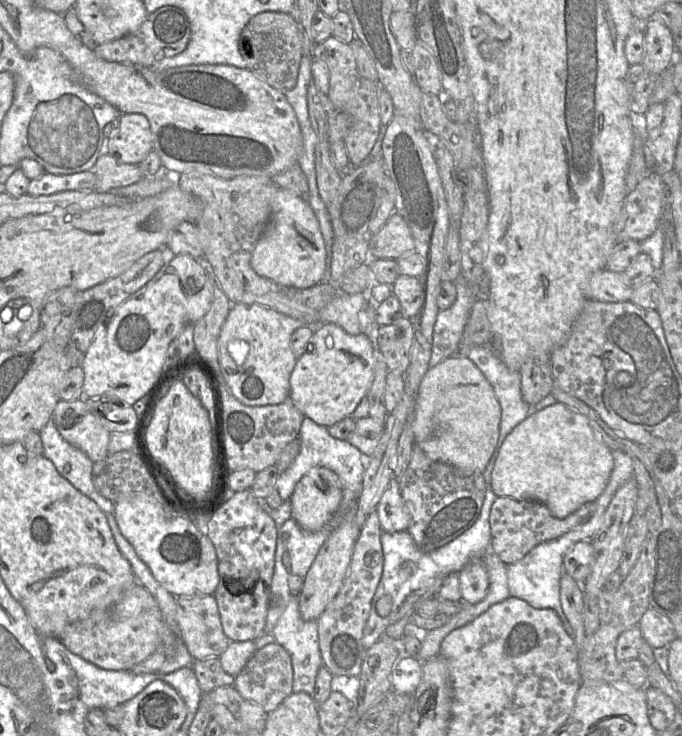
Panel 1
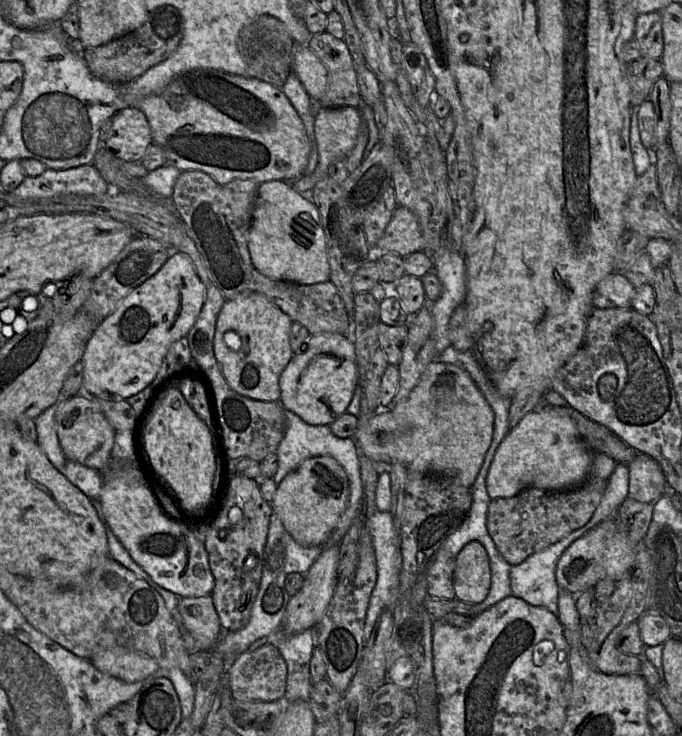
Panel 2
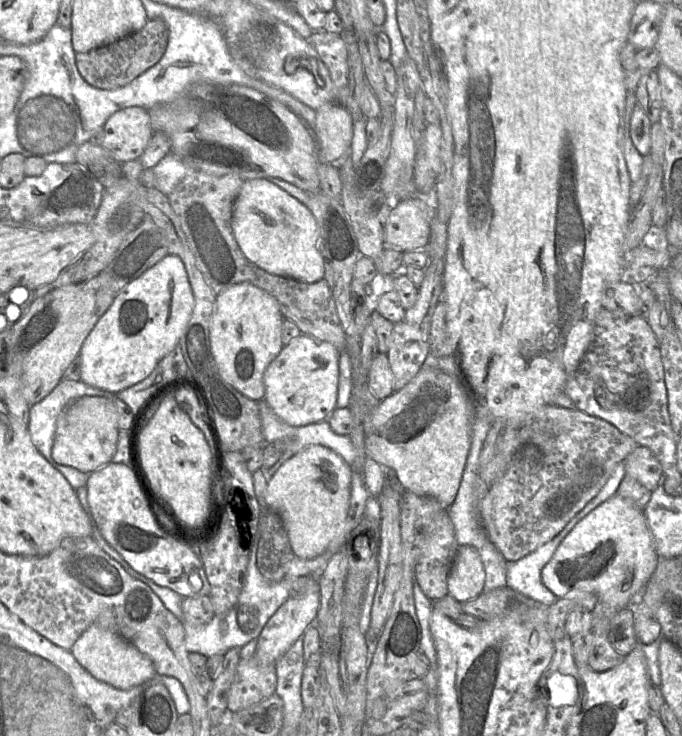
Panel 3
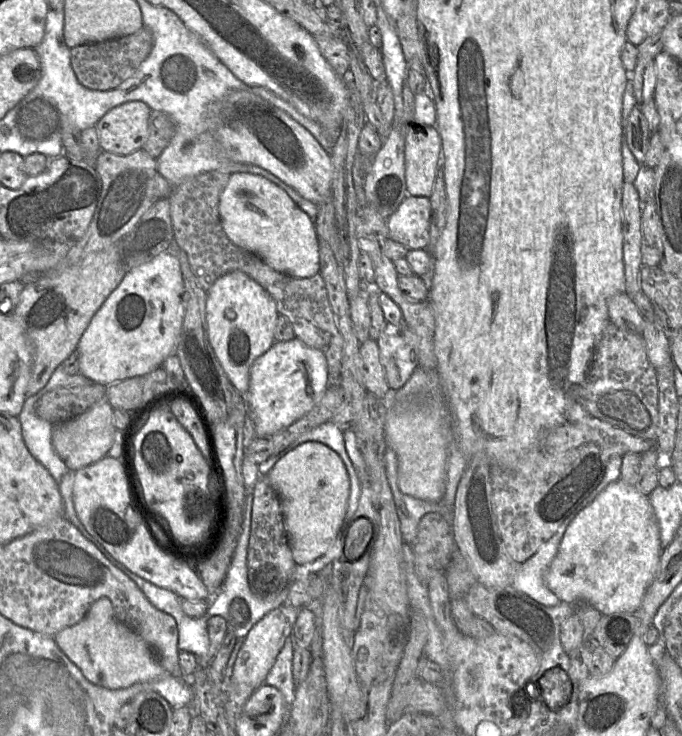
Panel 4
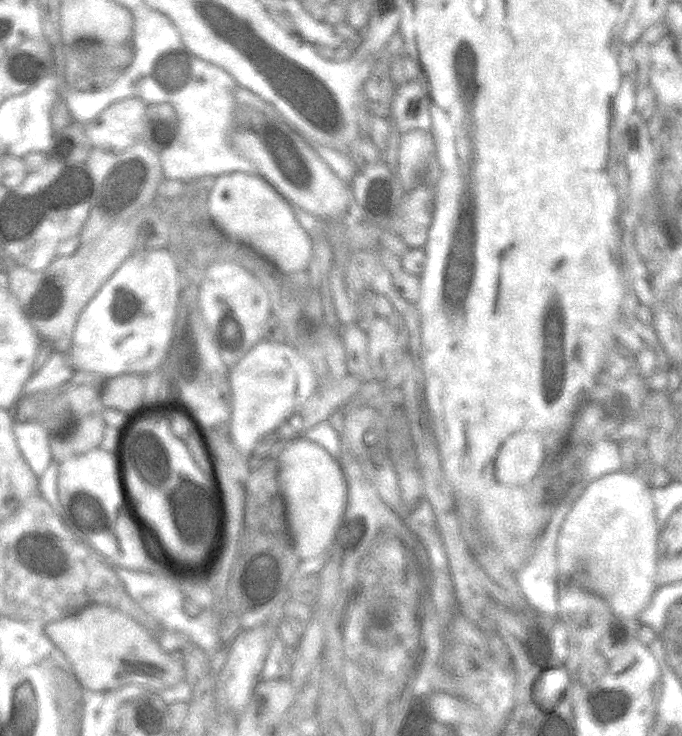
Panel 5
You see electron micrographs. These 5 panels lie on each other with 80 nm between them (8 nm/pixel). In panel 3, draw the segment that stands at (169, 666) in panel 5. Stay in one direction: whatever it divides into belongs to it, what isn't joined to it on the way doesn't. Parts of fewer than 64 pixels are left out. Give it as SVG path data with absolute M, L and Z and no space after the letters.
M93 623L71 649L79 664L97 680L117 689L126 690L151 682L157 675L153 662L111 628Z

